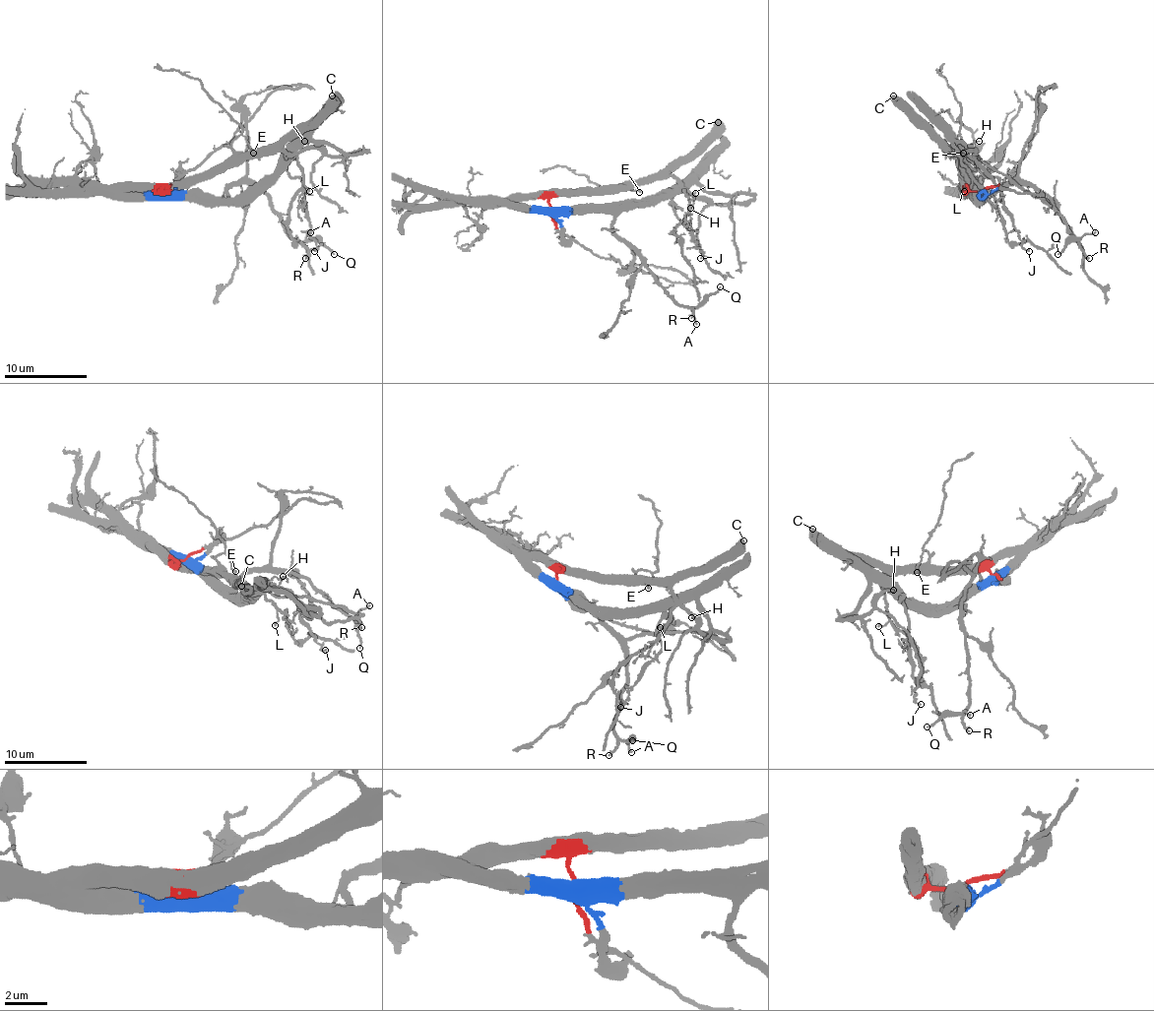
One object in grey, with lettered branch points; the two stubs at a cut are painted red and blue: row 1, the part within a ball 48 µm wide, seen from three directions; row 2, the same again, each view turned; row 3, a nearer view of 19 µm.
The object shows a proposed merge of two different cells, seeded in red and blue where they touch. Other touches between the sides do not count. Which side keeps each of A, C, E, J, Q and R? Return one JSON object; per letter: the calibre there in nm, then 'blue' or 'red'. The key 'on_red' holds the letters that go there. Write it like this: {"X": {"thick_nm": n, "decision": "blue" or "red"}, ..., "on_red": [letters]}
{"A": {"thick_nm": 140, "decision": "blue"}, "C": {"thick_nm": 550, "decision": "red"}, "E": {"thick_nm": 80, "decision": "red"}, "J": {"thick_nm": 150, "decision": "blue"}, "Q": {"thick_nm": 160, "decision": "blue"}, "R": {"thick_nm": 170, "decision": "blue"}, "on_red": ["C", "E"]}

